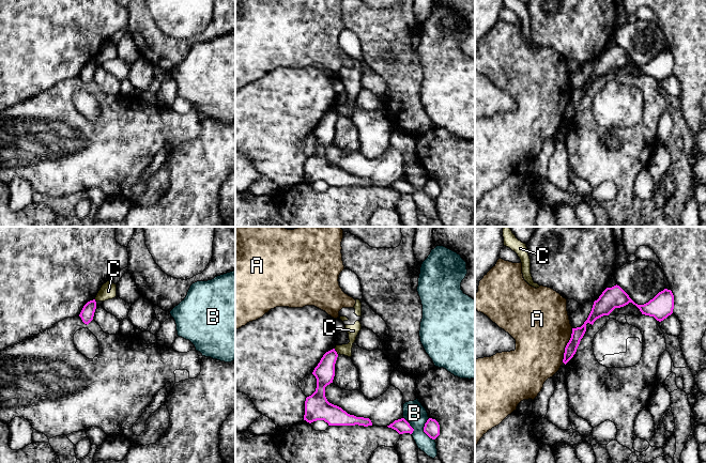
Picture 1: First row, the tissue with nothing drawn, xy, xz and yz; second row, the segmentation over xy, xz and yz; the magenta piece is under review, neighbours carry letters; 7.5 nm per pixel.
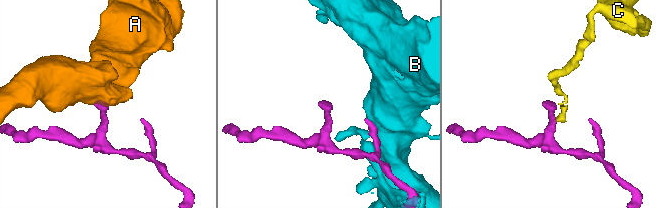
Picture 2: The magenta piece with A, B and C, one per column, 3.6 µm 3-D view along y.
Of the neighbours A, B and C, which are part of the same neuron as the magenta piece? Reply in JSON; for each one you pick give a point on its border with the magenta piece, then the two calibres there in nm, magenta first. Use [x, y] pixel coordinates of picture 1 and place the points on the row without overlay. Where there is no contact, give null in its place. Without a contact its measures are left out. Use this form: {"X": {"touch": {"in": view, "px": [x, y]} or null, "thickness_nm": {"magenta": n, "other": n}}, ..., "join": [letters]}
{"join": []}

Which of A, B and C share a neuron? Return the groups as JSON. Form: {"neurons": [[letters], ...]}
{"neurons": [["A"], ["B"], ["C"]]}

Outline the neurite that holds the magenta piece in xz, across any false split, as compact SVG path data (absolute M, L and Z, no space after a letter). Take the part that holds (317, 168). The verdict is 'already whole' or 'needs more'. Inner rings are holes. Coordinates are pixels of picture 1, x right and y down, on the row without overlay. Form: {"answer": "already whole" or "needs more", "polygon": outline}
{"answer": "already whole", "polygon": "M333 109L323 115L314 128L312 135L317 139L317 149L311 156L306 158L304 181L309 184L324 181L328 186L372 186L369 179L350 175L341 168L327 161L325 148L333 143L337 118L338 114Z"}

